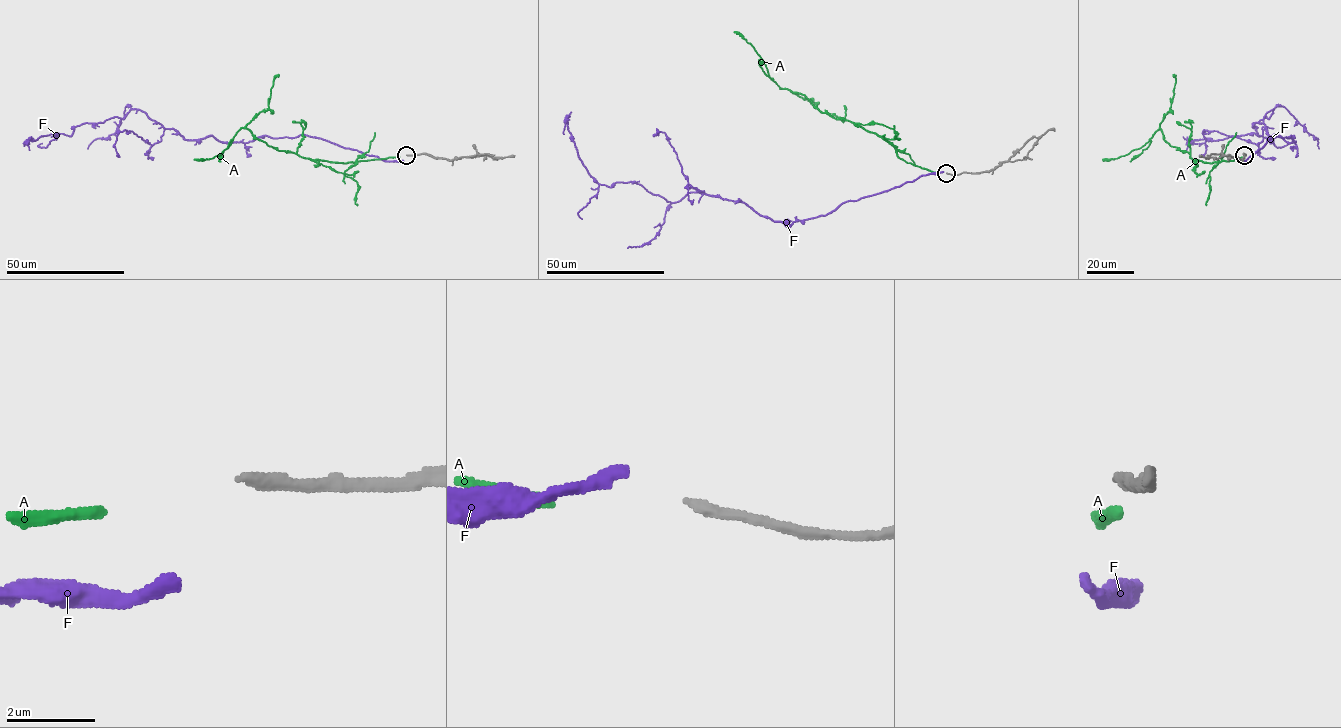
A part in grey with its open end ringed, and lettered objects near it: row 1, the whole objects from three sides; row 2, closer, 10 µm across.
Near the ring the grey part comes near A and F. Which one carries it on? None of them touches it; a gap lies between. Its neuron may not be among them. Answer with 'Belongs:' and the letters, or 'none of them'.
Belongs: none of them

